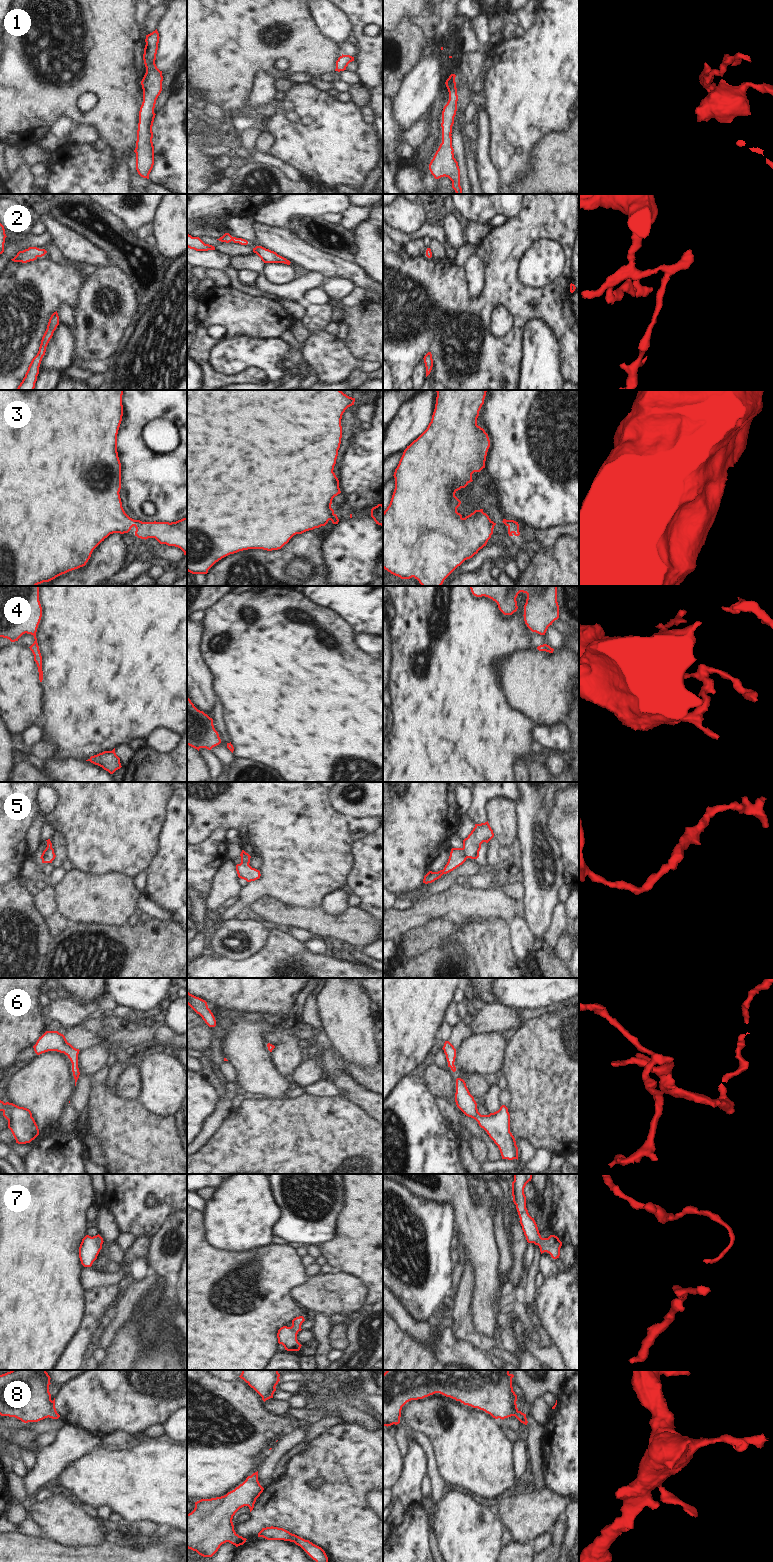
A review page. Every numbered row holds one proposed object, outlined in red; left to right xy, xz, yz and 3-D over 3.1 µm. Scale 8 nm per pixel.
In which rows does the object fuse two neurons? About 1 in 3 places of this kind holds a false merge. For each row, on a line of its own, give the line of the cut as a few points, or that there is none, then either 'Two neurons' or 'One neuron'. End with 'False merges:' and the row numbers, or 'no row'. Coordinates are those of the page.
1: No split. One neuron
2: No split. One neuron
3: No split. One neuron
4: No split. One neuron
5: No split. One neuron
6: No split. One neuron
7: No split. One neuron
8: No split. One neuron
False merges: no row

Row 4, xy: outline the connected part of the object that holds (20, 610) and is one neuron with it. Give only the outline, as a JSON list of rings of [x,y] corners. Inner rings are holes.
[[[0,586],[0,637],[15,642],[25,633],[34,636],[35,641],[29,648],[38,667],[40,682],[43,680],[42,656],[37,643],[36,632],[41,617],[39,586]]]

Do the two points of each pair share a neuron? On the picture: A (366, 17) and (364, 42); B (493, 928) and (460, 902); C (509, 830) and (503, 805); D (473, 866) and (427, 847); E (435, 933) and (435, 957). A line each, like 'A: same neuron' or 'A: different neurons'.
A: same neuron
B: different neurons
C: same neuron
D: different neurons
E: different neurons

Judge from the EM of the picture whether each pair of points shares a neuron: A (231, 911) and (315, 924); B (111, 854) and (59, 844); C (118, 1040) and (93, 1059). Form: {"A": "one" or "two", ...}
{"A": "two", "B": "two", "C": "one"}

